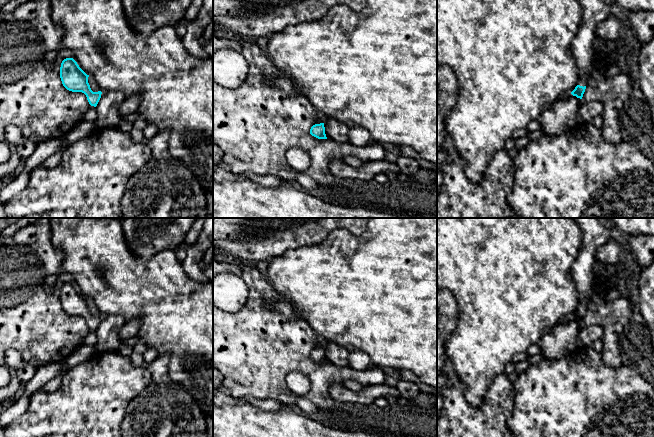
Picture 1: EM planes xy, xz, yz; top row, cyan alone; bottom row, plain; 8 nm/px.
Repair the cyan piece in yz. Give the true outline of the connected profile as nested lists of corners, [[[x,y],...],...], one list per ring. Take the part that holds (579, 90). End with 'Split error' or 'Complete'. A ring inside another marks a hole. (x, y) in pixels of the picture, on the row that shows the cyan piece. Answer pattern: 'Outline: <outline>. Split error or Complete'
Outline: [[[578,0],[582,6],[582,22],[578,34],[572,42],[572,52],[579,69],[579,82],[571,92],[573,96],[582,99],[586,83],[592,74],[596,30],[600,22],[611,14],[610,4],[603,0]]]. Split error

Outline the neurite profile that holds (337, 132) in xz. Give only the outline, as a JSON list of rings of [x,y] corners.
[[[323,119],[327,139],[336,144],[348,143],[349,127],[335,120]]]

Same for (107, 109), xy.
[[[121,91],[102,92],[101,98],[95,107],[97,119],[96,128],[111,128],[118,126],[121,117],[119,115],[119,106],[125,99]]]

